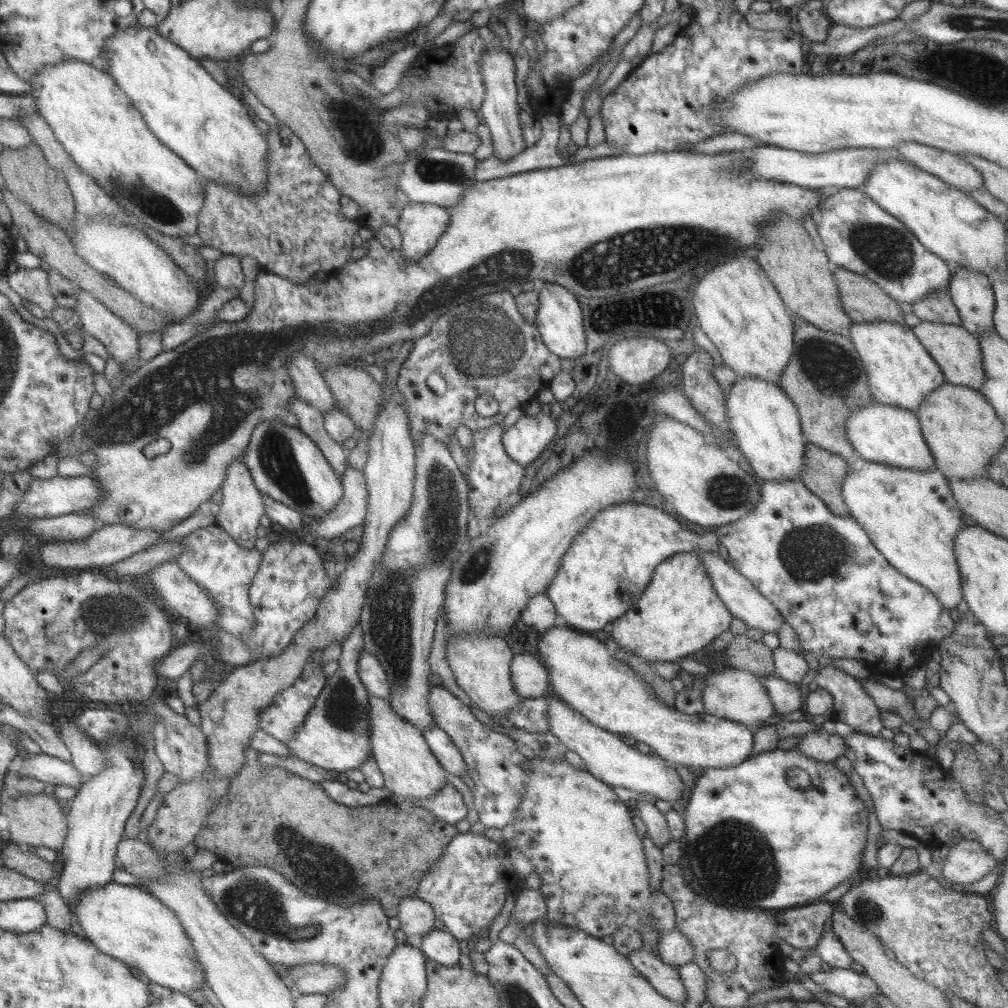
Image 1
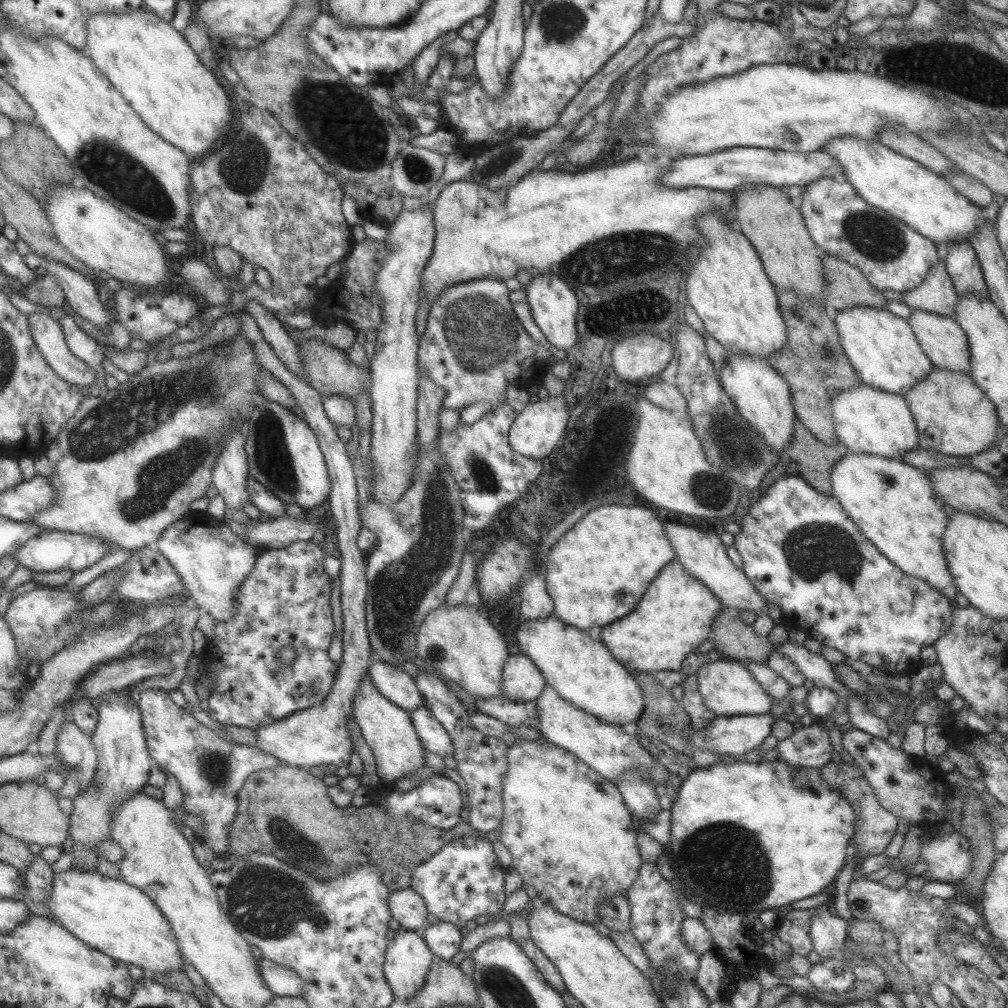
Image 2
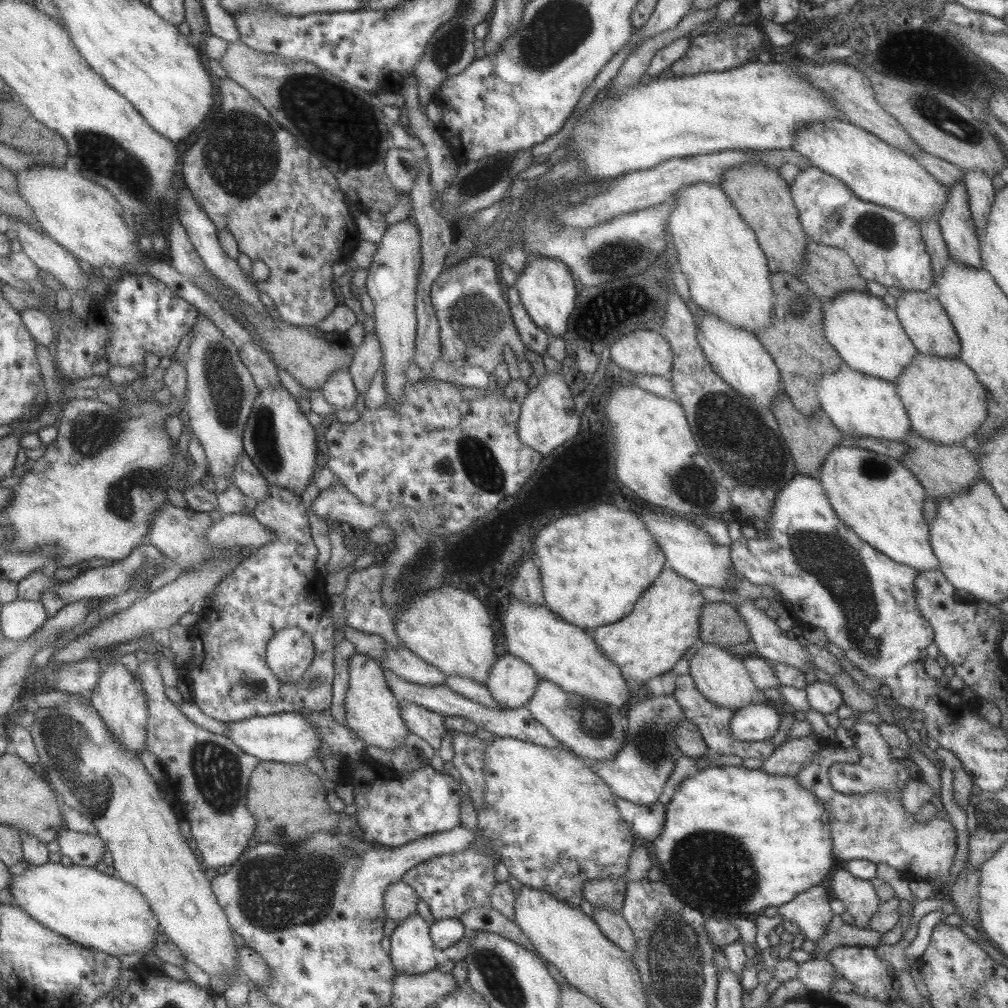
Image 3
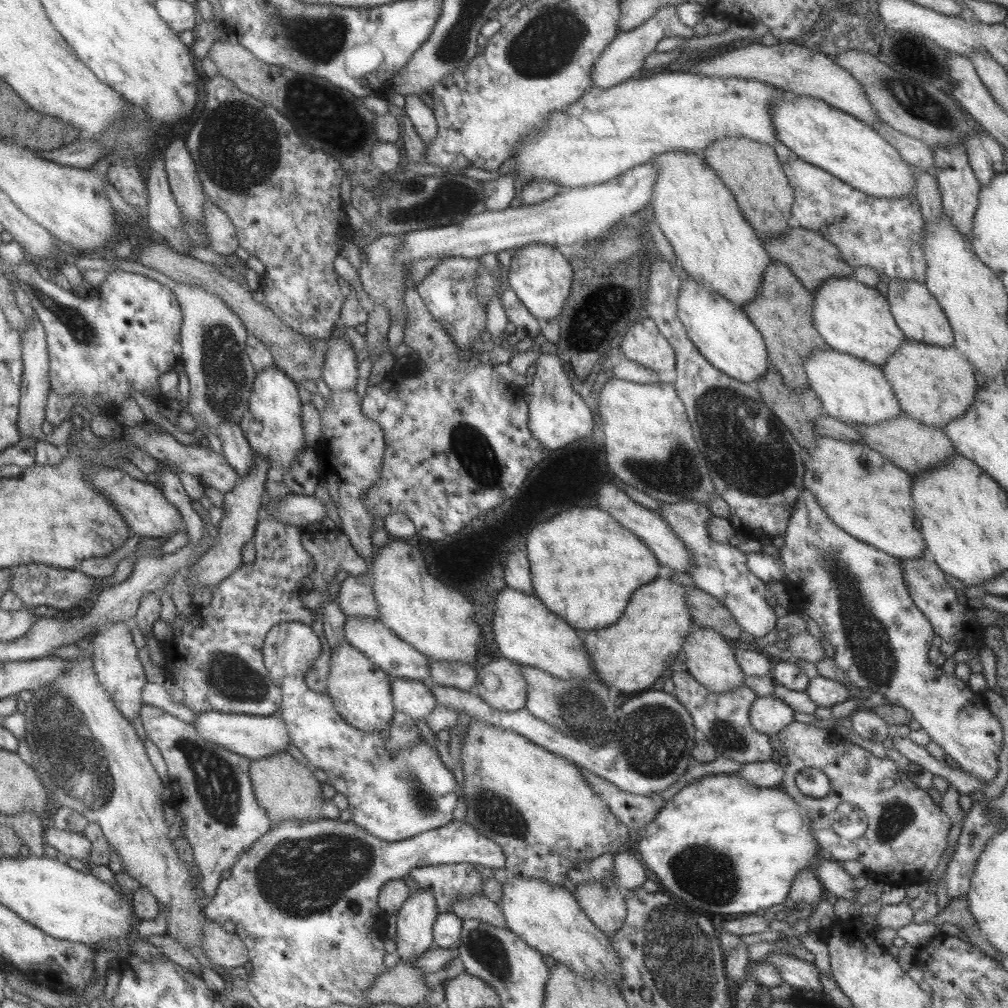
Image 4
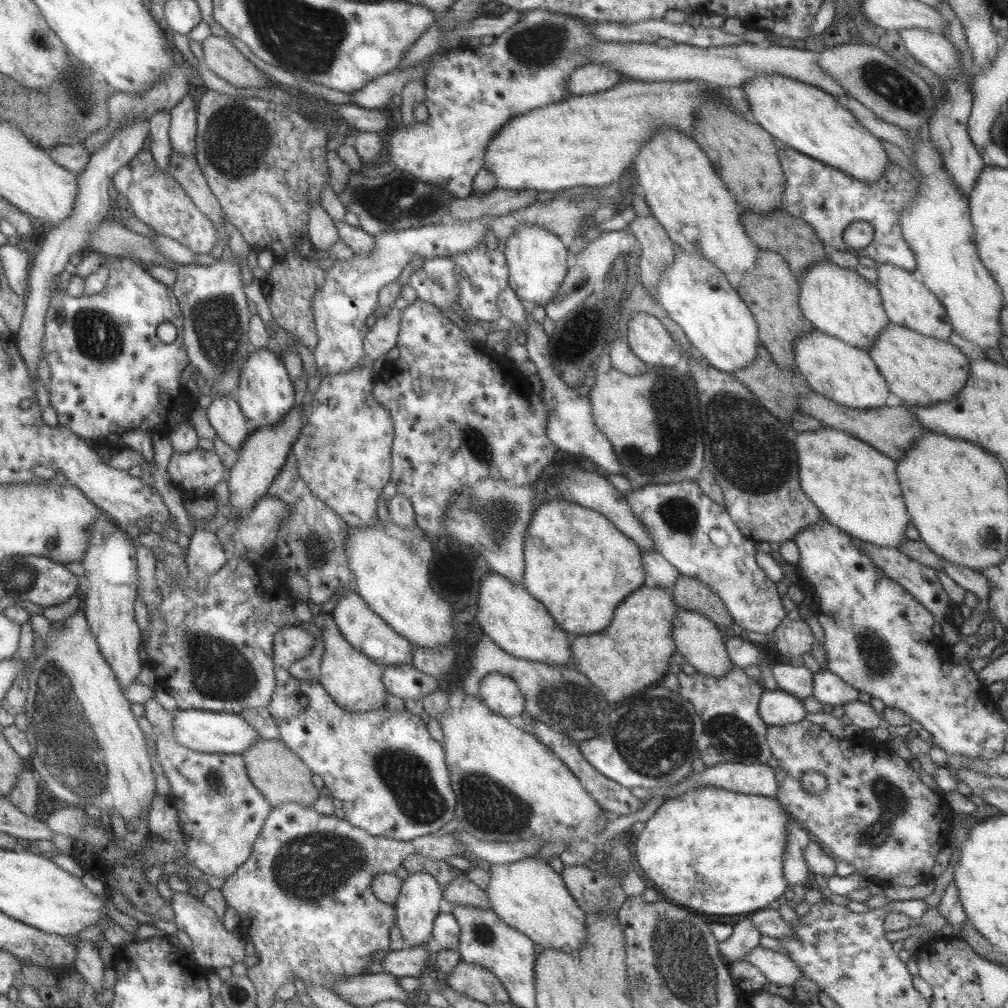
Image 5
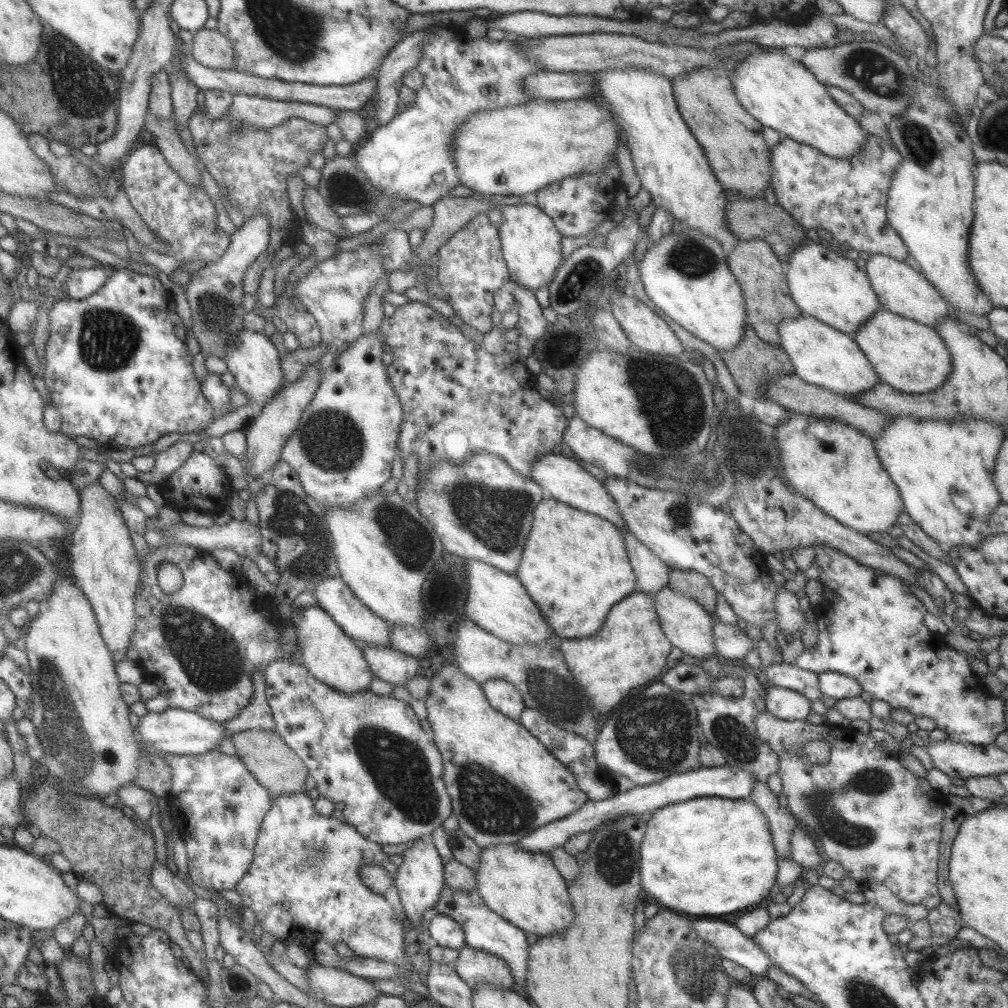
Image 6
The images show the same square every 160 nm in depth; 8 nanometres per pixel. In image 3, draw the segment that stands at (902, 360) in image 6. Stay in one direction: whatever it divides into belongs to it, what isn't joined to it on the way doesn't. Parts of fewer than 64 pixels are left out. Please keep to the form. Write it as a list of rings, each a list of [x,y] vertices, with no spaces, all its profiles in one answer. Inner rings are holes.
[[[918,353],[894,385],[897,397],[908,414],[912,431],[937,444],[963,444],[974,436],[987,416],[984,386],[959,357],[941,358]]]

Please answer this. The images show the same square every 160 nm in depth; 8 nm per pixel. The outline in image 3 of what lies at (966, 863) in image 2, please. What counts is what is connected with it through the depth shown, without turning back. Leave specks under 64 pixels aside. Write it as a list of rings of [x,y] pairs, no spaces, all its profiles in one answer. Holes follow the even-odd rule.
[[[824,743],[814,758],[794,776],[803,788],[810,790],[828,810],[830,838],[835,858],[841,860],[863,859],[879,864],[883,862],[889,868],[906,877],[947,882],[949,871],[956,853],[955,829],[947,818],[938,817],[915,822],[900,805],[899,794],[892,792],[865,792],[841,794],[832,789],[827,779],[827,768],[833,762],[858,763],[859,753],[855,746],[841,749],[837,744]]]

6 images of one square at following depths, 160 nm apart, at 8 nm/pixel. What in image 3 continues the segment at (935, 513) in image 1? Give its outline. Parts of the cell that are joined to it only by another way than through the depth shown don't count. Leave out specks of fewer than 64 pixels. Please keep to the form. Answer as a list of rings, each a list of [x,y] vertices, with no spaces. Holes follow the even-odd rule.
[[[839,444],[834,446],[825,457],[817,479],[821,483],[835,514],[863,542],[870,544],[893,562],[904,564],[916,571],[938,568],[938,560],[933,554],[928,539],[930,524],[925,522],[921,511],[921,506],[927,498],[926,492],[913,473],[906,466],[903,466],[901,461],[859,447]]]

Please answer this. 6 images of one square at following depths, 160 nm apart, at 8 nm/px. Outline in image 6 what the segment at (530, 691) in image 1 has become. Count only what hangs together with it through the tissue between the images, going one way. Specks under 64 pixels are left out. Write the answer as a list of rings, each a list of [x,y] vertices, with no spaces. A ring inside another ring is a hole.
[[[489,679],[480,684],[489,705],[504,714],[507,718],[517,721],[524,709],[521,693],[506,680]]]

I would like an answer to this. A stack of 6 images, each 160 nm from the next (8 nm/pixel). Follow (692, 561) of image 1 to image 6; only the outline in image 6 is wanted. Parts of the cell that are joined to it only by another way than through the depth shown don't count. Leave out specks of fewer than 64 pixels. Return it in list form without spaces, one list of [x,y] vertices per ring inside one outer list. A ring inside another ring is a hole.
[[[633,592],[609,610],[599,632],[577,640],[560,640],[558,649],[567,664],[567,670],[591,700],[591,706],[597,712],[607,712],[629,690],[654,682],[665,666],[672,644],[661,631],[651,594]]]

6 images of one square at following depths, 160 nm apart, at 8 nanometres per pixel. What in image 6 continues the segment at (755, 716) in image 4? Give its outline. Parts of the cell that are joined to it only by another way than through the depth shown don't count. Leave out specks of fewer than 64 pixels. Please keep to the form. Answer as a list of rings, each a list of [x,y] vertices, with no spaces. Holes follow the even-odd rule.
[[[775,685],[766,686],[764,710],[779,720],[804,720],[809,714],[809,703],[802,694]]]

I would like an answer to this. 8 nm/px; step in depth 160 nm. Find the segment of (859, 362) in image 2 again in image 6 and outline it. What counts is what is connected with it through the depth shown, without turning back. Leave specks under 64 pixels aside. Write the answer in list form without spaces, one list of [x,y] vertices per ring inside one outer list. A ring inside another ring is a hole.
[[[808,235],[807,241],[793,249],[789,260],[783,263],[783,270],[789,294],[802,315],[812,316],[851,337],[880,309],[866,272],[857,268],[849,256],[837,256],[827,241],[821,244]]]

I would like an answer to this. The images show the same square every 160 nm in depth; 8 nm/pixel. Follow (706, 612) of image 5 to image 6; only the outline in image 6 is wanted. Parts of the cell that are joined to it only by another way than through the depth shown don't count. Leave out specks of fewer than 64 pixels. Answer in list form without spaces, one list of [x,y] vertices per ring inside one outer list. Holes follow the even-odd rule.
[[[670,568],[668,575],[667,587],[671,591],[696,601],[705,611],[713,615],[717,594],[706,576],[698,572],[673,568]]]

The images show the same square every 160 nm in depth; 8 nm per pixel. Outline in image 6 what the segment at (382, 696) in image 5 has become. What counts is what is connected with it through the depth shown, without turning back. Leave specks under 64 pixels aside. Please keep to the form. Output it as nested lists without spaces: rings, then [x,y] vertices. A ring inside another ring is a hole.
[[[309,606],[303,608],[301,618],[295,623],[296,638],[301,649],[299,660],[314,680],[345,694],[368,690],[374,677],[363,658],[361,645],[345,635],[329,614],[319,606]]]

